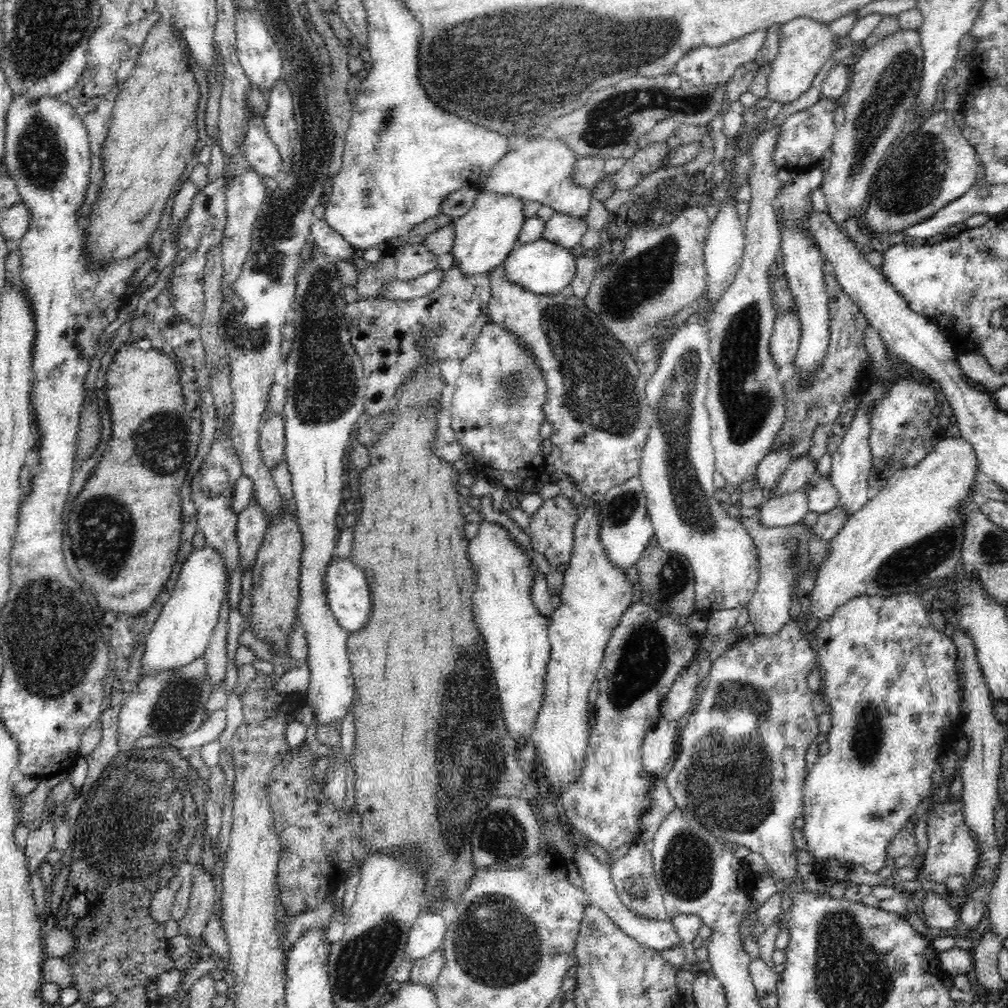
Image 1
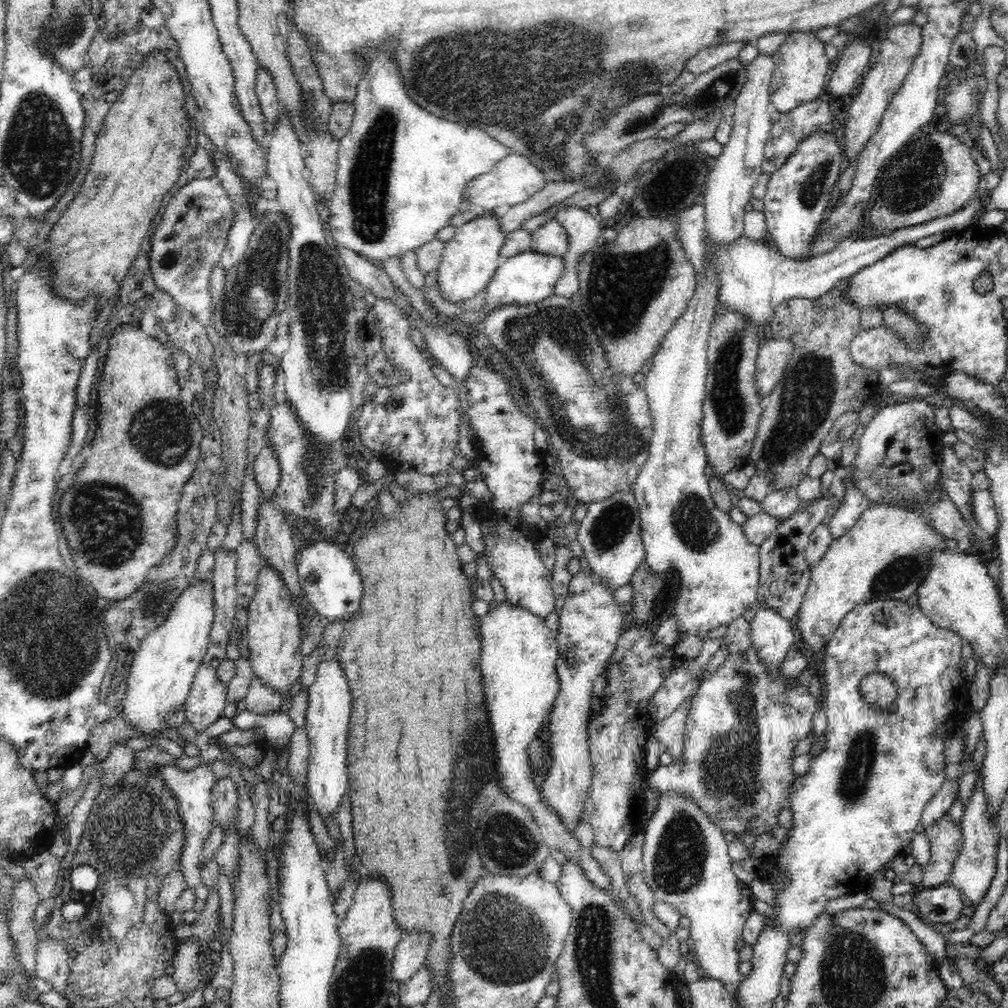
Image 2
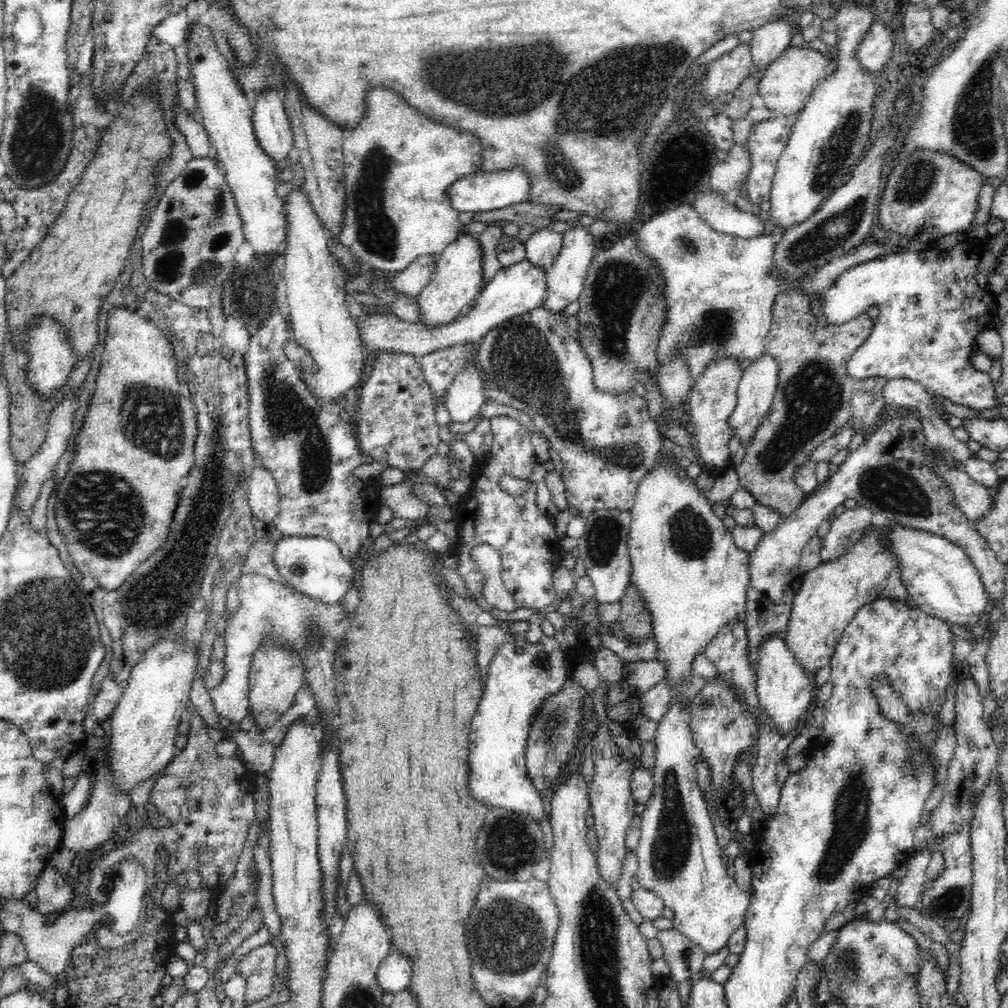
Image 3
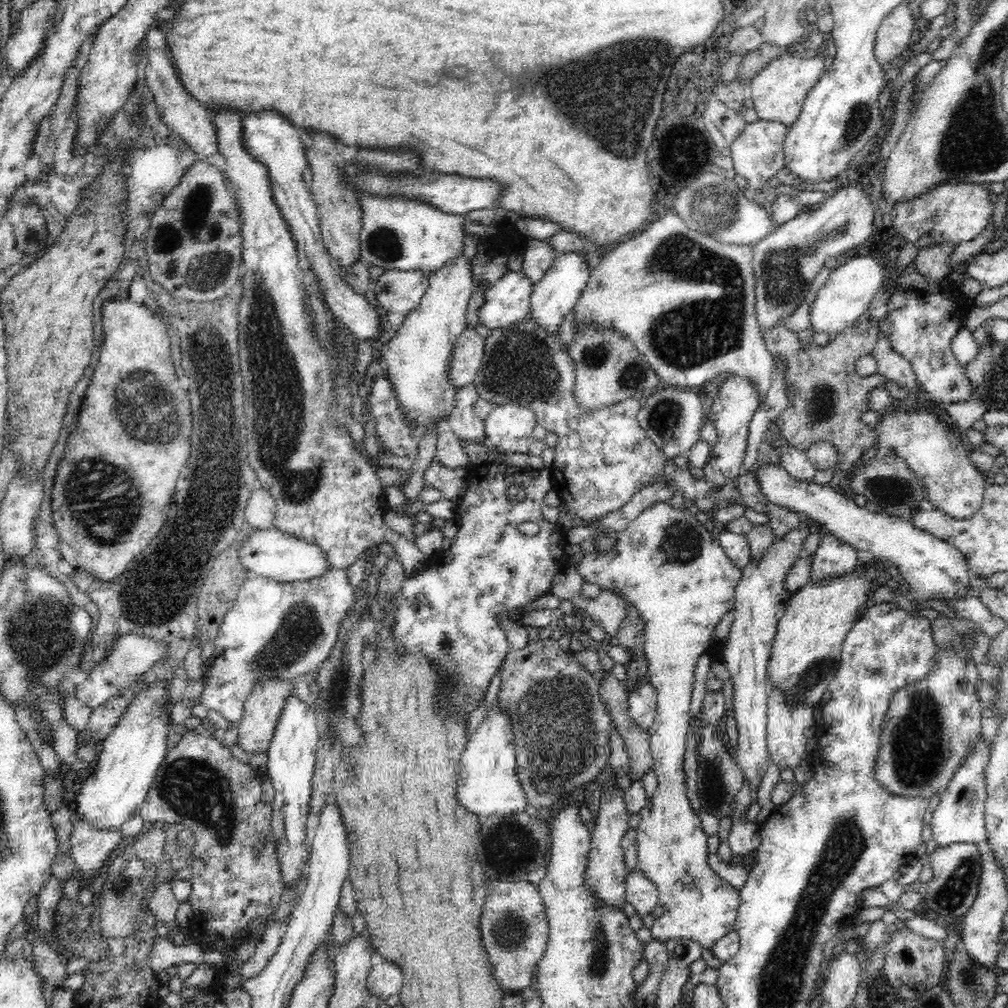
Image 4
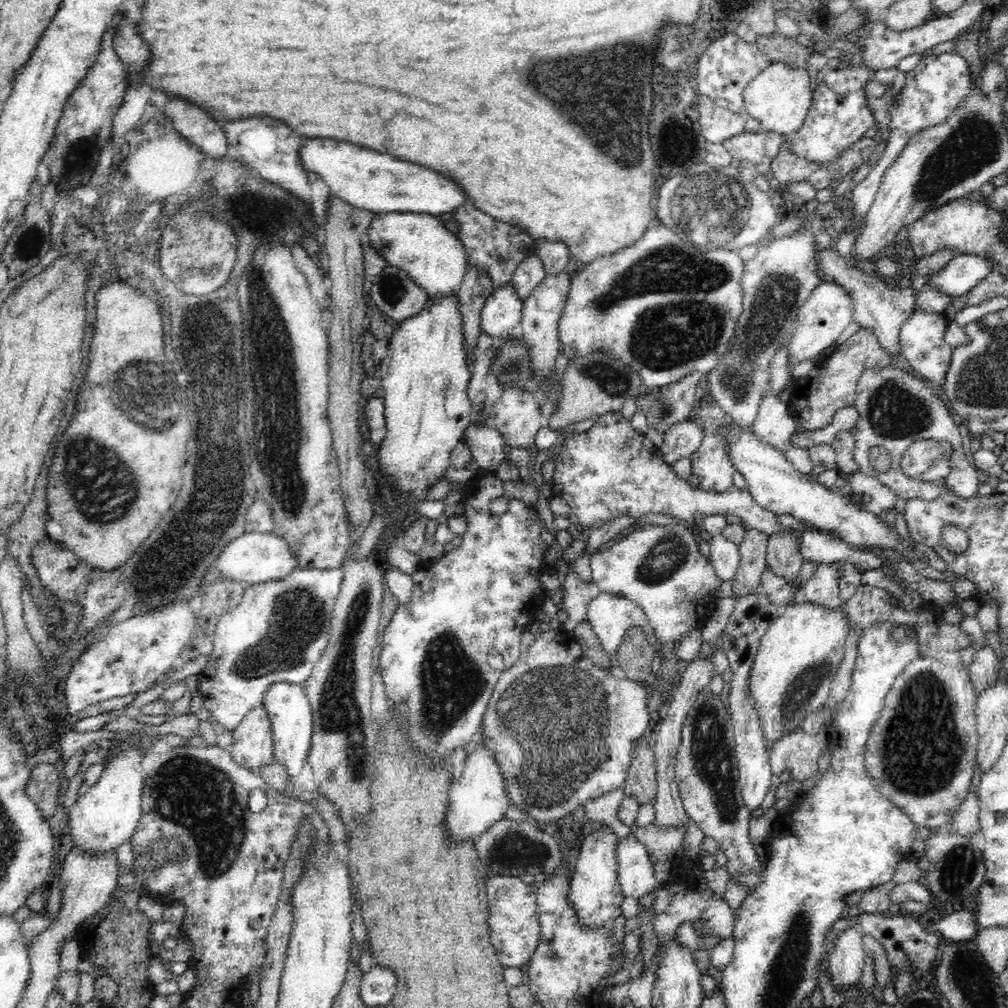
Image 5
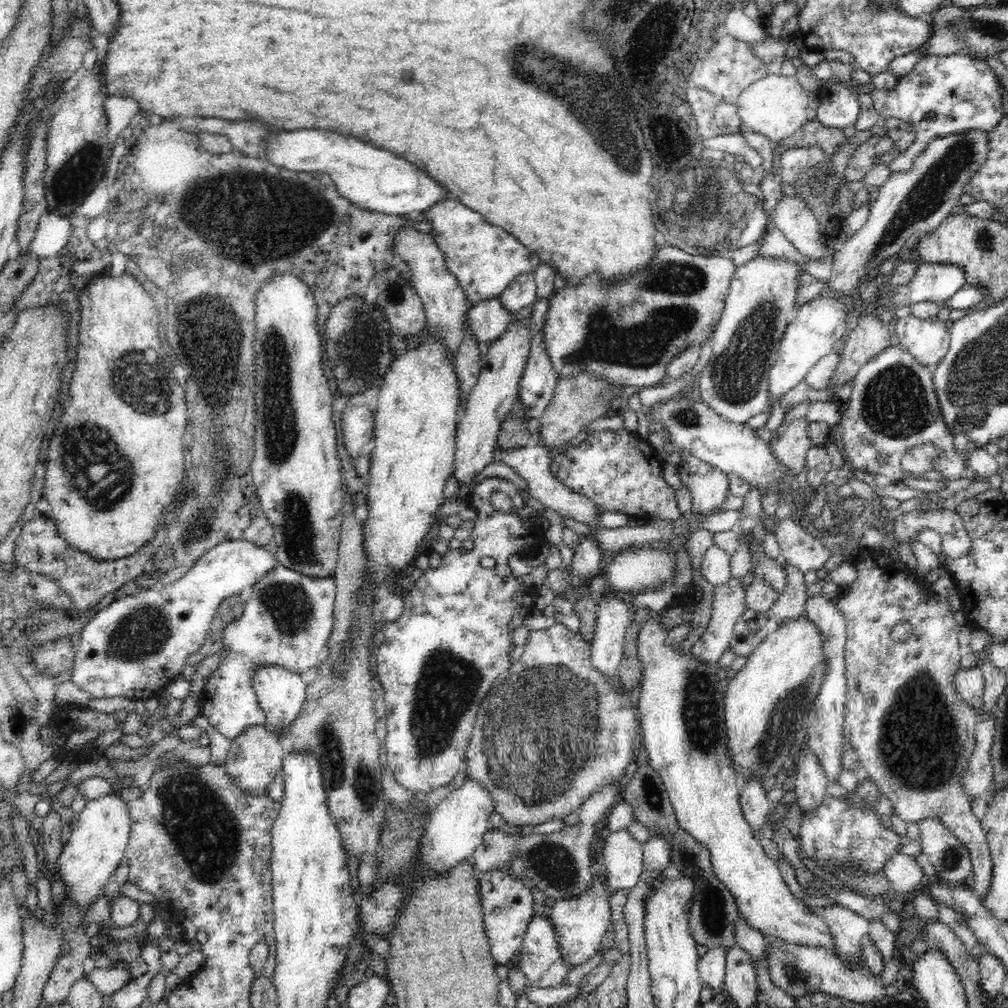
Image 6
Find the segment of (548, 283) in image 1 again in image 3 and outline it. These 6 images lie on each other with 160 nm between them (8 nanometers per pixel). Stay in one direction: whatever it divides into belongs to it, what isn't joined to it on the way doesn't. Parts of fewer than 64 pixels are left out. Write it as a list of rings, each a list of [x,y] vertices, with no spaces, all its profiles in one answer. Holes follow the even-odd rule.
[[[524,258],[512,266],[500,269],[479,292],[478,300],[470,308],[470,312],[467,315],[458,316],[448,324],[427,327],[420,322],[411,323],[400,320],[394,313],[380,313],[378,310],[366,313],[364,308],[360,316],[356,316],[355,321],[361,334],[363,348],[368,352],[374,352],[377,356],[382,352],[394,351],[398,354],[410,354],[421,358],[425,354],[456,346],[456,344],[479,343],[486,332],[490,332],[502,322],[542,306],[545,294],[545,270],[534,266]]]

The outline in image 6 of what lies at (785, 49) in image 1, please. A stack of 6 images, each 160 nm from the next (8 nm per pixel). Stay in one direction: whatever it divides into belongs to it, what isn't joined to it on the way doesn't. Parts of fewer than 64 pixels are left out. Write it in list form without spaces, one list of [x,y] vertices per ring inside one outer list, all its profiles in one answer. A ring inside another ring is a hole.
[[[780,73],[767,75],[740,94],[736,105],[738,116],[744,128],[766,137],[772,144],[778,144],[793,136],[809,122],[806,115],[807,94],[794,77]]]

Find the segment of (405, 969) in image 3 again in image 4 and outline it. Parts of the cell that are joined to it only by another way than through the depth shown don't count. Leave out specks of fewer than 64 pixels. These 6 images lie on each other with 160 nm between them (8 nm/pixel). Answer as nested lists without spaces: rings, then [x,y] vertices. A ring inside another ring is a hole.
[[[389,960],[374,965],[367,976],[366,986],[372,996],[386,1001],[390,996],[399,994],[403,985],[400,967]]]

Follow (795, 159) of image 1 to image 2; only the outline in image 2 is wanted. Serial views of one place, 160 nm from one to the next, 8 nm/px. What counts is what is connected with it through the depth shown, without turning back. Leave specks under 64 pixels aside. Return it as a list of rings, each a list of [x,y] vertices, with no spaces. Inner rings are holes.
[[[827,96],[821,97],[817,100],[802,104],[797,108],[794,108],[794,111],[788,113],[780,113],[780,120],[776,120],[772,124],[770,136],[763,154],[763,161],[761,164],[761,169],[764,174],[771,175],[775,173],[776,170],[789,159],[789,156],[795,151],[795,148],[798,147],[798,144],[802,144],[802,140],[810,134],[814,134],[816,130],[821,132],[831,132],[835,128],[836,117],[830,110],[830,102],[827,100]]]

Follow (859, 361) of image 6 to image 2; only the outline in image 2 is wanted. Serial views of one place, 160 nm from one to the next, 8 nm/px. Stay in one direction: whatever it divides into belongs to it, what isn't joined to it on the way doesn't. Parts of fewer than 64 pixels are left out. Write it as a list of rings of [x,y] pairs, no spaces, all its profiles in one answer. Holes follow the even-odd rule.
[[[849,278],[842,279],[823,298],[791,298],[780,302],[774,310],[773,319],[767,327],[767,337],[771,339],[790,339],[794,345],[791,359],[785,366],[780,382],[768,395],[767,402],[758,423],[753,447],[748,456],[748,464],[753,464],[757,472],[771,472],[770,488],[778,490],[782,486],[797,488],[800,480],[808,476],[810,462],[819,452],[821,442],[830,432],[838,416],[845,412],[860,412],[871,396],[878,394],[880,384],[877,373],[856,364],[851,357],[850,346],[860,327],[860,307],[847,301],[845,290]]]

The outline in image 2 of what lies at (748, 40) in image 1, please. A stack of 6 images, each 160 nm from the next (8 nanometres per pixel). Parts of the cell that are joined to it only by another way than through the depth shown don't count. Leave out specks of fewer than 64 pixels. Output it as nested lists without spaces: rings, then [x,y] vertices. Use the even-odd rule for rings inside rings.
[[[736,41],[720,46],[702,48],[697,56],[694,56],[686,62],[684,70],[690,71],[696,75],[696,77],[700,76],[700,74],[704,74],[704,72],[708,73],[708,70],[716,68],[718,64],[722,65],[722,62],[726,62],[726,60],[738,58],[738,53],[745,44],[746,41]]]

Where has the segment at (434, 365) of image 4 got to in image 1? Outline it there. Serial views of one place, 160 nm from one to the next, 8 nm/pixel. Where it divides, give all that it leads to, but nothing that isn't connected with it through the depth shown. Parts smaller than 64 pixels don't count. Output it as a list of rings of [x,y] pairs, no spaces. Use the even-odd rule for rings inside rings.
[[[479,192],[474,207],[465,216],[456,218],[455,237],[451,248],[453,262],[459,266],[463,276],[490,273],[503,264],[506,257],[517,246],[524,217],[524,201],[514,197]]]

